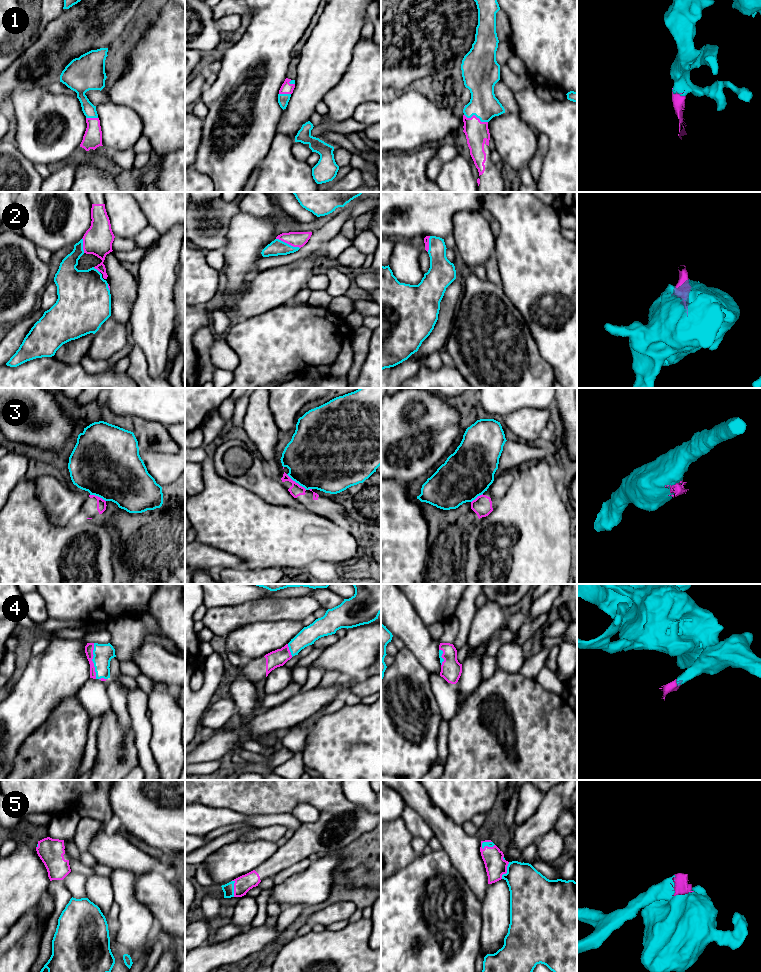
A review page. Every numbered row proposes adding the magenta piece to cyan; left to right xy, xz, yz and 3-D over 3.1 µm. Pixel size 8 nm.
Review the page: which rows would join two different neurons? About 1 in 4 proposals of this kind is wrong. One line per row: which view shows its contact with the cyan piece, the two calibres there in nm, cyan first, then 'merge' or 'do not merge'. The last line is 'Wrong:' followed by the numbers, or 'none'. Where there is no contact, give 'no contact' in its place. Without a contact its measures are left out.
1: yz | 220/180 nm | merge
2: xz | 130/130 nm | merge
3: xz | 480/100 nm | do not merge
4: xy | 160/70 nm | merge
5: yz | 340/170 nm | merge
Wrong: 3

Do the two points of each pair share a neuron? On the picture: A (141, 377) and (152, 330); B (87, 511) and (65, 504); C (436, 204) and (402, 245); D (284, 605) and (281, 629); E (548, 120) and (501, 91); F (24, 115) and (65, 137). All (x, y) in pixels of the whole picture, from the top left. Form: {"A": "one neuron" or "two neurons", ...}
{"A": "two neurons", "B": "two neurons", "C": "two neurons", "D": "two neurons", "E": "two neurons", "F": "one neuron"}

